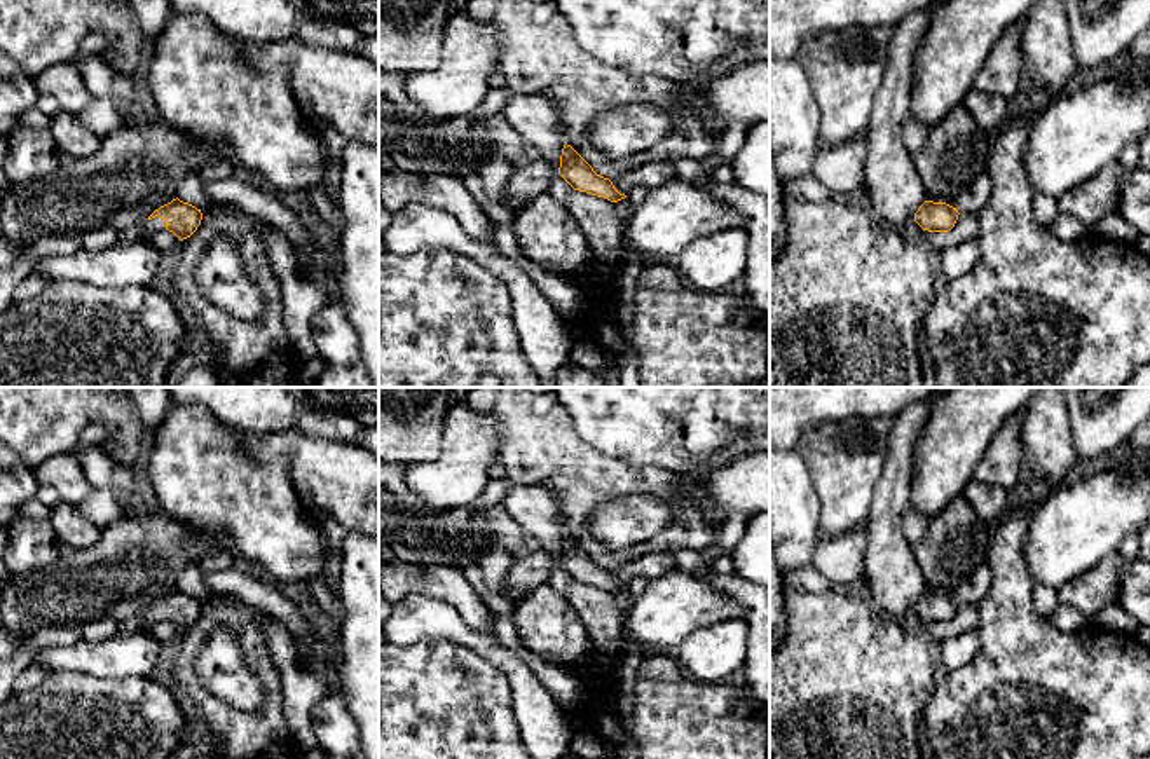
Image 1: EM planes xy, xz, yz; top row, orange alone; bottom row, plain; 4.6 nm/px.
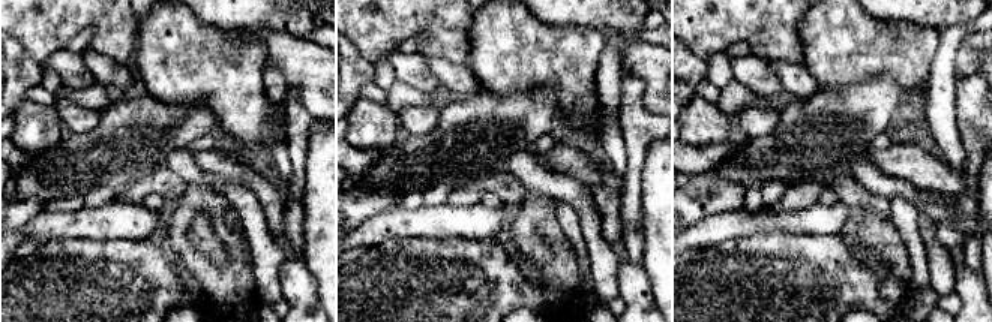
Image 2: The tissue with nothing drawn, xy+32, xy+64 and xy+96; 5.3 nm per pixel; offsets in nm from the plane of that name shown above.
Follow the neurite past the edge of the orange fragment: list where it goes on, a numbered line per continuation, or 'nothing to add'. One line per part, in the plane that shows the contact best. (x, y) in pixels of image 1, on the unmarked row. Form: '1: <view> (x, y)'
1: xy (156, 615)

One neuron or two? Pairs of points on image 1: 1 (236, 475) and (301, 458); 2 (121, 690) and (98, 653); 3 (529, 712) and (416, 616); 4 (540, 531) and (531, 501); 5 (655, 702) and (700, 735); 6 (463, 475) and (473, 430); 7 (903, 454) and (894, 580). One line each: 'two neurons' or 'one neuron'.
1: two neurons
2: two neurons
3: one neuron
4: one neuron
5: one neuron
6: one neuron
7: one neuron

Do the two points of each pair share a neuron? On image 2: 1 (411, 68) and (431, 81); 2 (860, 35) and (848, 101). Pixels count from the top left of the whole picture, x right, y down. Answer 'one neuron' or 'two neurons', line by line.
1: one neuron
2: two neurons

